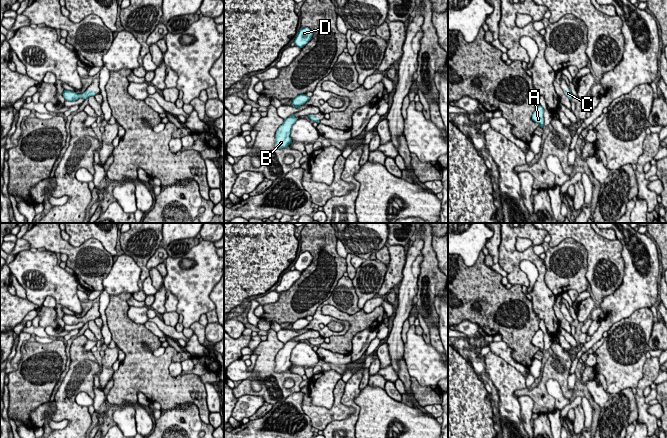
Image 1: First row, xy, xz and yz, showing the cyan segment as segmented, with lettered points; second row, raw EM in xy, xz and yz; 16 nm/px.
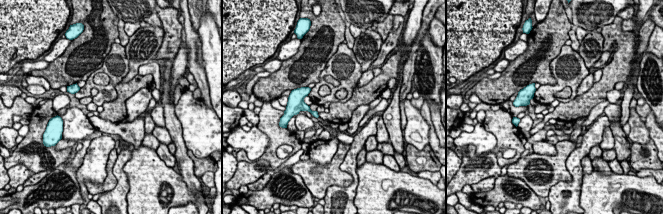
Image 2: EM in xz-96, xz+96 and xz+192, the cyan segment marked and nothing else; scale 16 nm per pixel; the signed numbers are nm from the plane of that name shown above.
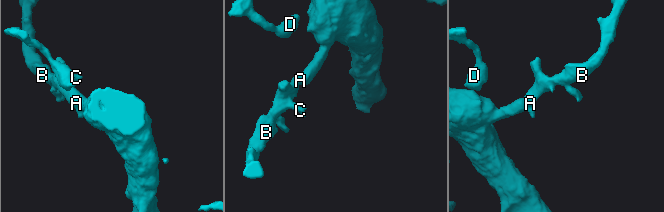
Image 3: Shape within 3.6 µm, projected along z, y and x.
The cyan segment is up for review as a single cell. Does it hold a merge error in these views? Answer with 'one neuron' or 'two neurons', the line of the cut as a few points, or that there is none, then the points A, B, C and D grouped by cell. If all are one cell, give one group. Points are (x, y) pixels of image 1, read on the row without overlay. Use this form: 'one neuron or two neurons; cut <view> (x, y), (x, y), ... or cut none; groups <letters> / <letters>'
one neuron; cut none; groups A B C D

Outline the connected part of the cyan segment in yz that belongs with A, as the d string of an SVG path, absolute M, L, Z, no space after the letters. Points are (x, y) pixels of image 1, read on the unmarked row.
M539 329L532 338L532 344L536 346L539 351L543 352L544 350L544 333Z

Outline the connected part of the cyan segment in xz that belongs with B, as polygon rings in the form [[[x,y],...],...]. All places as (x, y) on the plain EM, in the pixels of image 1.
[[[291,338],[277,353],[275,358],[275,371],[277,373],[282,373],[284,371],[289,370],[292,367],[290,361],[291,352],[297,343],[298,341],[295,341],[294,338]]]

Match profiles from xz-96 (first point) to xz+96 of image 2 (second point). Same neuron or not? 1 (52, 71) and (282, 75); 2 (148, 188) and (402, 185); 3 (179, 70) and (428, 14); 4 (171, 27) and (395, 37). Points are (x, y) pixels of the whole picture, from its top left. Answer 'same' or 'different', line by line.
1: same
2: same
3: different
4: same

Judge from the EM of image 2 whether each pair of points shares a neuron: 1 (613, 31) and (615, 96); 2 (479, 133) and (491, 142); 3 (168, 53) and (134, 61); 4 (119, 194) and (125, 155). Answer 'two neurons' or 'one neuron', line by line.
1: two neurons
2: one neuron
3: two neurons
4: one neuron

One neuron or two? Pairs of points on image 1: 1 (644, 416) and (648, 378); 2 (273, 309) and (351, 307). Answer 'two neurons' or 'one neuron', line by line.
1: one neuron
2: two neurons

